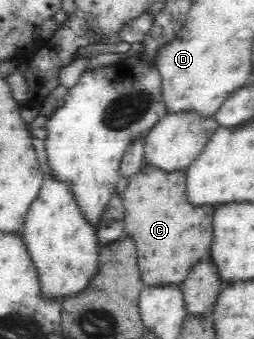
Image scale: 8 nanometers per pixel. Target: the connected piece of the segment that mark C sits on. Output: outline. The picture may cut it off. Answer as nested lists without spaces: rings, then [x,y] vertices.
[[[143,165],[129,177],[129,184],[122,192],[124,236],[134,242],[138,271],[148,289],[178,288],[191,268],[208,258],[214,209],[209,206],[195,209],[186,203],[184,173],[179,170],[165,174]]]

